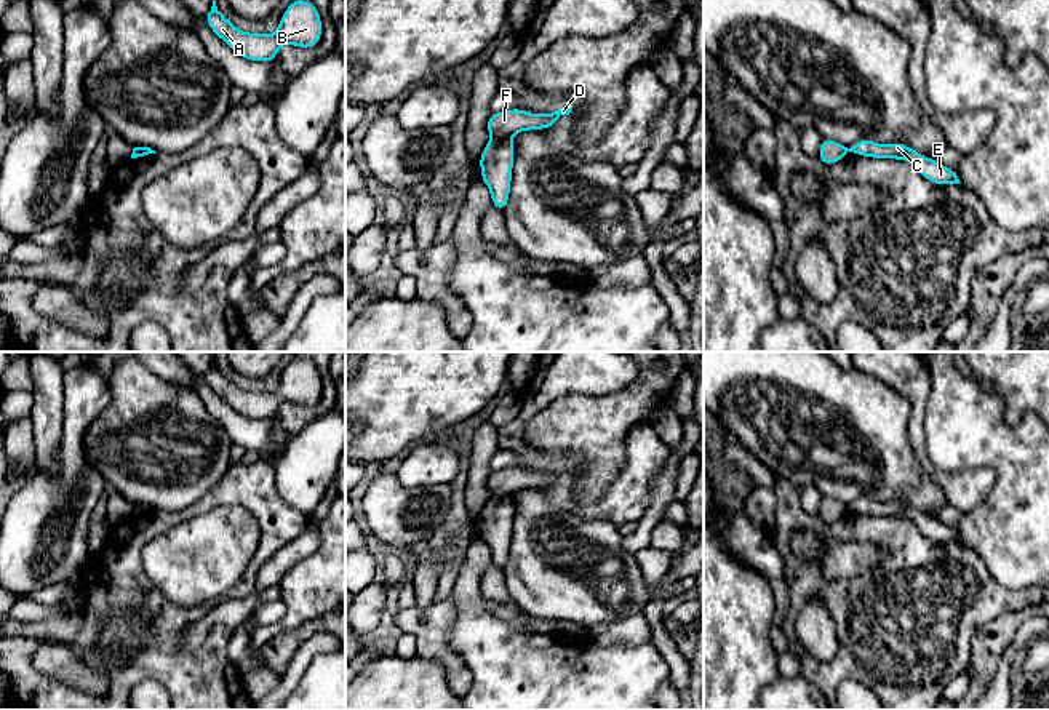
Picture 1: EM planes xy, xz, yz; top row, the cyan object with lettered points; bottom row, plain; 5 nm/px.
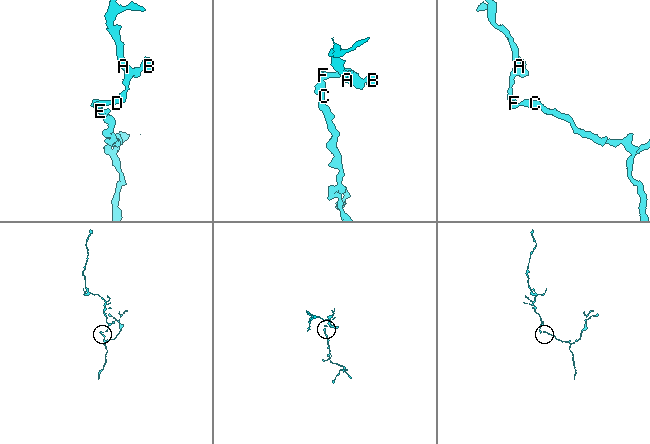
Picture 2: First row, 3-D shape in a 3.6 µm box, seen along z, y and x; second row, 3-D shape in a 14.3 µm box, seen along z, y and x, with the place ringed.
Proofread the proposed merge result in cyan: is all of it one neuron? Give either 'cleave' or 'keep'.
cleave

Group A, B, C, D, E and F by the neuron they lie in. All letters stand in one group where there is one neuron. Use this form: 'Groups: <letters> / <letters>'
Groups: A B D F / C E

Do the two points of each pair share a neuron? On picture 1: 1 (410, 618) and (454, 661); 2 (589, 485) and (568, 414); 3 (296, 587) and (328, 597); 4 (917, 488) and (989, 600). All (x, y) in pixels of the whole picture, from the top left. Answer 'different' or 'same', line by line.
1: same
2: same
3: same
4: different

